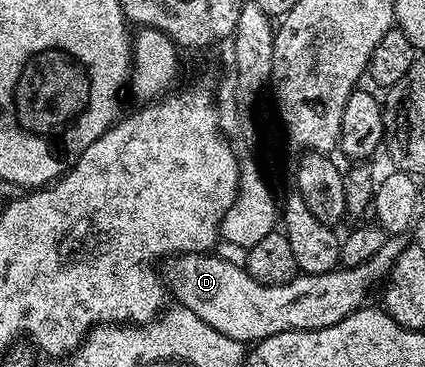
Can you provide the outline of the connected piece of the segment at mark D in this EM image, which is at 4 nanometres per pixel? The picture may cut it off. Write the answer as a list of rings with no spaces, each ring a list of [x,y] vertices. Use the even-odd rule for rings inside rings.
[[[401,237],[386,238],[383,249],[371,257],[363,265],[354,267],[341,267],[335,271],[328,271],[322,275],[298,274],[290,283],[280,283],[279,285],[263,285],[251,277],[244,266],[232,263],[229,259],[220,259],[217,253],[190,253],[188,255],[178,255],[170,258],[163,267],[163,279],[180,306],[191,309],[199,321],[207,321],[211,329],[219,329],[227,337],[246,345],[256,344],[262,339],[271,337],[275,333],[284,331],[318,331],[324,327],[335,325],[343,321],[352,311],[357,311],[366,302],[369,290],[373,286],[380,284],[388,276],[394,261],[399,257],[399,253],[407,246],[406,240]]]

